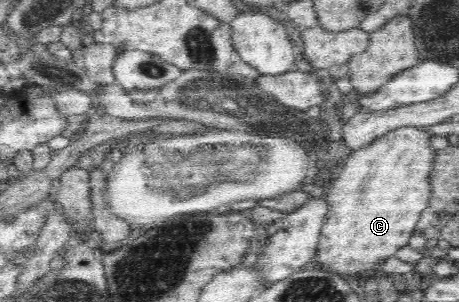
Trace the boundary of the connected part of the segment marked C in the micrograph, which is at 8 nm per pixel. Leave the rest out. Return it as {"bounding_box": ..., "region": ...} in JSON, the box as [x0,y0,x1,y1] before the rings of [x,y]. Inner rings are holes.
{"bounding_box":[314,126,436,280],"region":[[[402,126],[379,136],[372,144],[353,151],[344,158],[338,167],[338,175],[327,191],[329,210],[321,228],[319,250],[314,258],[315,262],[321,264],[321,269],[354,280],[365,269],[385,262],[386,258],[395,256],[399,248],[407,246],[433,190],[429,183],[436,154],[431,147],[433,136],[427,131],[427,127]]]}

